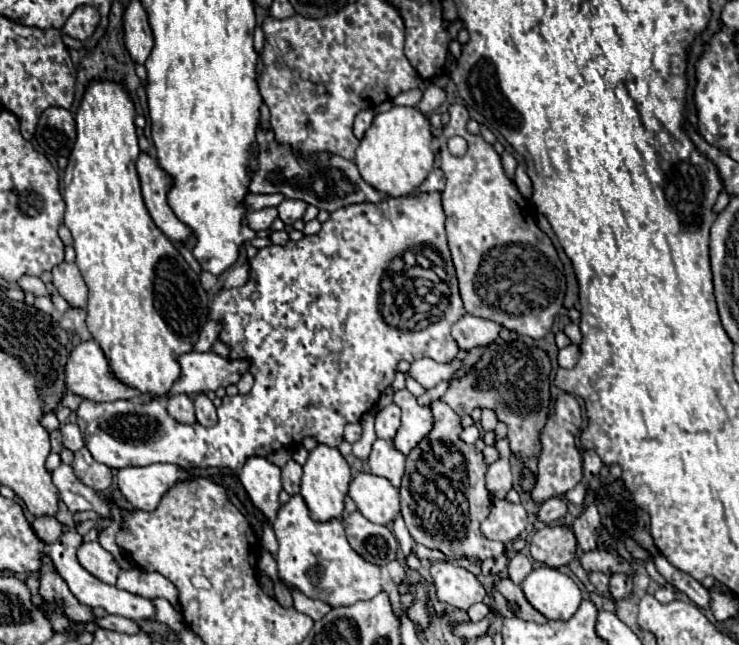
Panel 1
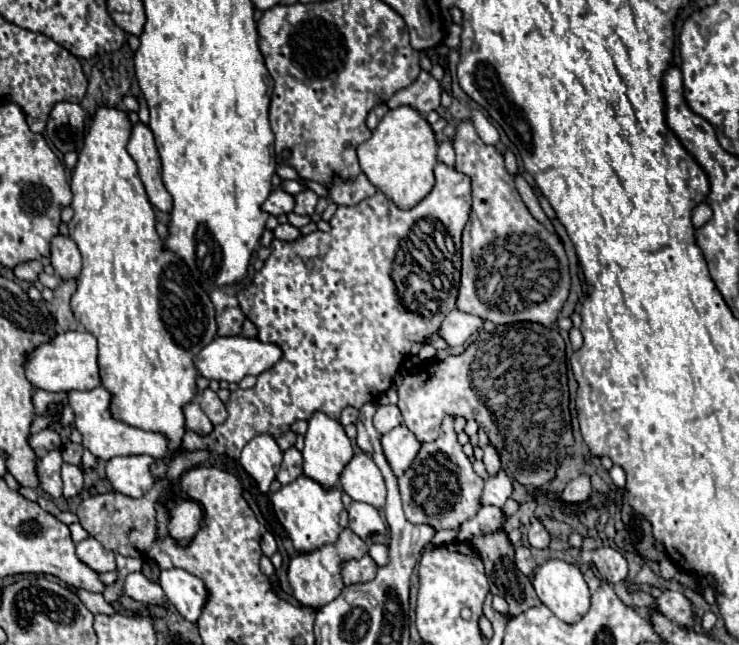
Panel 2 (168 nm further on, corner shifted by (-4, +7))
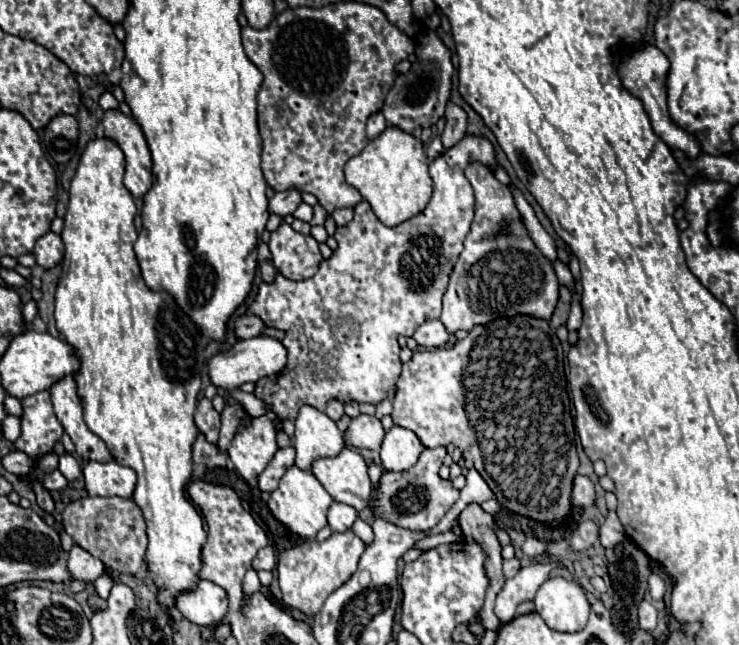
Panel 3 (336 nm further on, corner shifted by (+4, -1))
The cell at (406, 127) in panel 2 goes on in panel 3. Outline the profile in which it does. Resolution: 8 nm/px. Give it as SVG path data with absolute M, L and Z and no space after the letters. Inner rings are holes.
M388 126L378 138L346 162L346 182L356 188L372 206L378 220L386 226L398 226L422 212L432 196L432 178L428 174L428 158L418 138L400 128Z

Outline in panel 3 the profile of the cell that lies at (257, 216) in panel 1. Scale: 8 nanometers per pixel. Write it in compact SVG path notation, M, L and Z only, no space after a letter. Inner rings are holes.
M300 190L276 192L274 198L270 200L270 212L278 214L278 216L288 216L288 214L294 214L294 210L298 208L298 204L302 204Z

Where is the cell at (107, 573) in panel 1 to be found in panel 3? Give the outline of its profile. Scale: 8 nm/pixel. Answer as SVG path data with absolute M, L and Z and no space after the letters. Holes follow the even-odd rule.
M72 546L70 554L68 554L68 570L72 574L72 578L82 580L82 582L94 582L98 576L104 574L104 564L94 558L90 552L86 552L80 546Z

